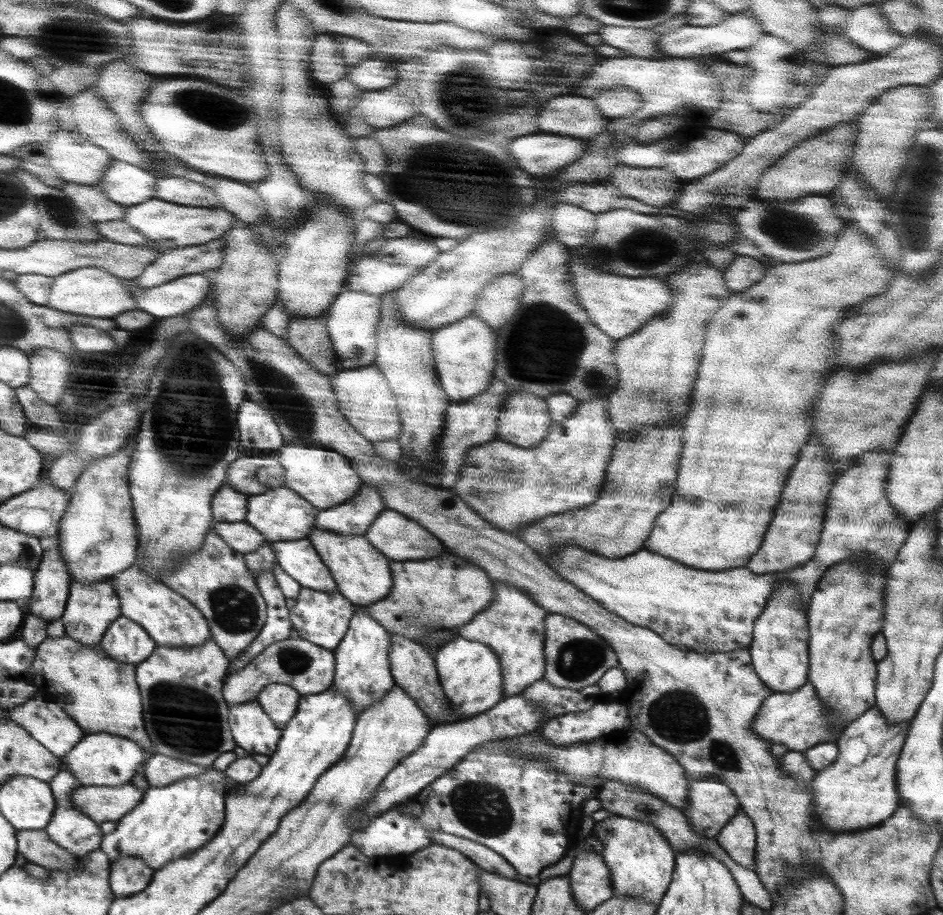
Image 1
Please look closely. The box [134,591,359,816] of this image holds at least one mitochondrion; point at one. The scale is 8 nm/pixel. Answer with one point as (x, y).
(186, 719)

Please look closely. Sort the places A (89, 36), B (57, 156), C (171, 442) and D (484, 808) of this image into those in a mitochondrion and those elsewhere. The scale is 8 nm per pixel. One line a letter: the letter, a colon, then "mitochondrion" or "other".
A: mitochondrion
B: other
C: mitochondrion
D: mitochondrion

